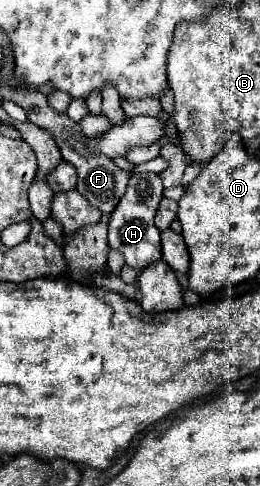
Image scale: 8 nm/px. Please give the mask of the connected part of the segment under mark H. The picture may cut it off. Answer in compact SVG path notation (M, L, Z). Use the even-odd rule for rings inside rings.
M140 173L132 175L128 189L120 203L116 205L110 223L108 223L108 243L112 249L120 251L126 259L126 265L142 271L150 263L156 263L162 259L162 249L160 249L160 231L154 225L154 213L158 209L158 203L162 199L162 181L156 173Z

